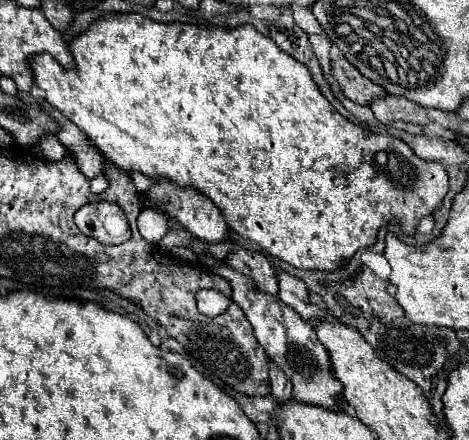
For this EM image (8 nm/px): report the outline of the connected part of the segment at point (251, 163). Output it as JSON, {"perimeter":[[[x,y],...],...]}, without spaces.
{"perimeter":[[[110,14],[102,20],[94,22],[84,34],[80,34],[70,44],[72,56],[76,60],[76,70],[62,68],[52,56],[40,54],[30,60],[34,70],[34,82],[38,88],[46,92],[46,102],[60,110],[68,120],[72,120],[92,142],[96,142],[98,150],[118,168],[136,170],[150,178],[164,178],[180,188],[194,188],[202,196],[210,198],[220,212],[224,214],[232,232],[242,238],[256,242],[268,254],[300,268],[300,270],[322,270],[334,272],[344,266],[360,248],[370,248],[376,244],[378,230],[390,222],[398,222],[400,230],[406,236],[414,236],[418,222],[424,216],[430,216],[434,210],[442,206],[444,196],[448,194],[448,174],[442,164],[422,160],[414,154],[414,150],[400,138],[374,134],[360,124],[352,124],[346,120],[336,108],[320,94],[310,70],[288,56],[284,50],[276,46],[276,42],[264,34],[260,34],[254,26],[244,24],[232,30],[226,28],[200,28],[192,24],[162,24],[154,22],[140,14]]]}

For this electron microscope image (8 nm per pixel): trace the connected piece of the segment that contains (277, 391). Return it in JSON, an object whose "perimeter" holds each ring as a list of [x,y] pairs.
{"perimeter":[[[270,364],[270,382],[272,382],[272,396],[276,402],[284,404],[292,400],[292,384],[288,384],[288,378],[276,368],[276,364]]]}

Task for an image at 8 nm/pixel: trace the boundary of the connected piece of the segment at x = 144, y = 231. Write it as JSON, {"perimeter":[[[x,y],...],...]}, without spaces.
{"perimeter":[[[146,208],[138,216],[138,230],[148,244],[158,244],[162,236],[168,232],[168,224],[166,224],[164,214]]]}

